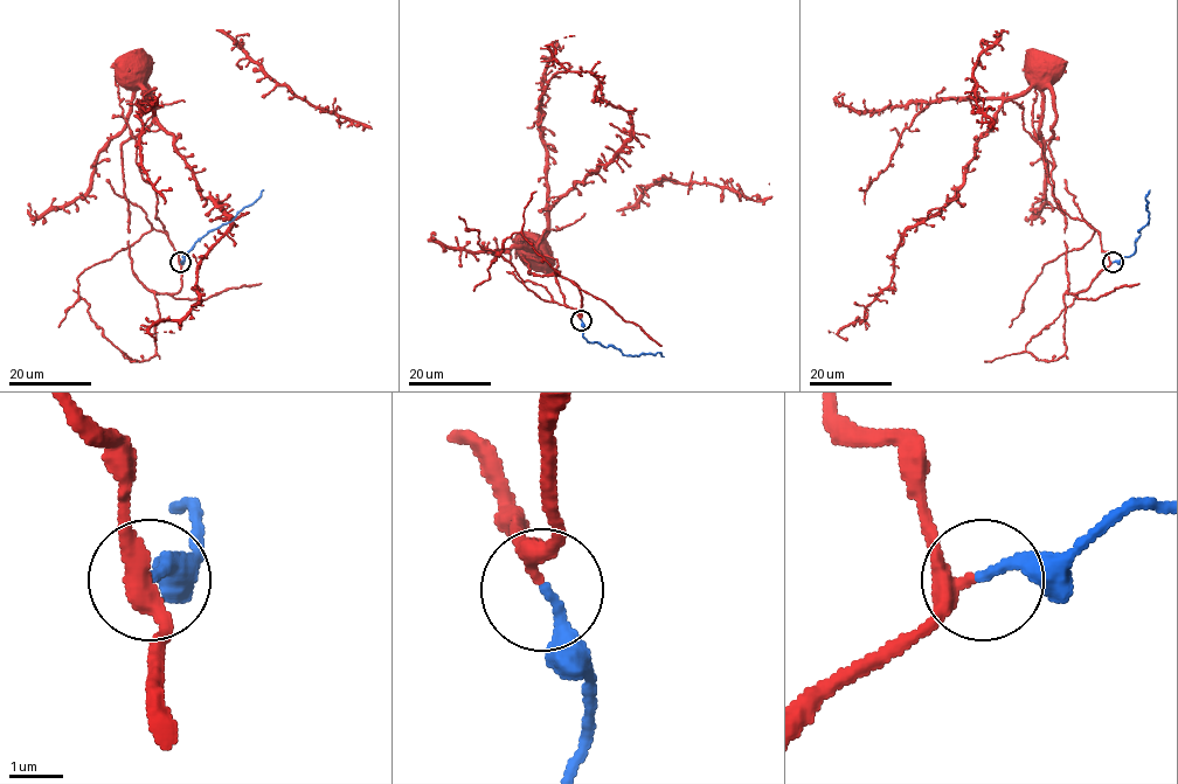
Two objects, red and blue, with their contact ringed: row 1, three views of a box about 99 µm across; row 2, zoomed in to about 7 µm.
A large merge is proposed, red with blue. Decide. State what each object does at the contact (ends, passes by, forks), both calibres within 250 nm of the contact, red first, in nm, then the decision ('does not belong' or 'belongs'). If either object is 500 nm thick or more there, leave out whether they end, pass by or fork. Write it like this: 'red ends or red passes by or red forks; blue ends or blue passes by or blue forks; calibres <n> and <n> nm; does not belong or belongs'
red passes by; blue ends; calibres 320 and 200 nm; belongs

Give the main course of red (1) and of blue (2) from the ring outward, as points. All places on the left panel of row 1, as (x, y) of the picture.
1: (180, 262), (125, 122), (138, 87), (201, 195), (230, 219), (201, 261), (198, 300), (149, 332), (174, 332)
2: (180, 262), (198, 241), (233, 220), (263, 189)

